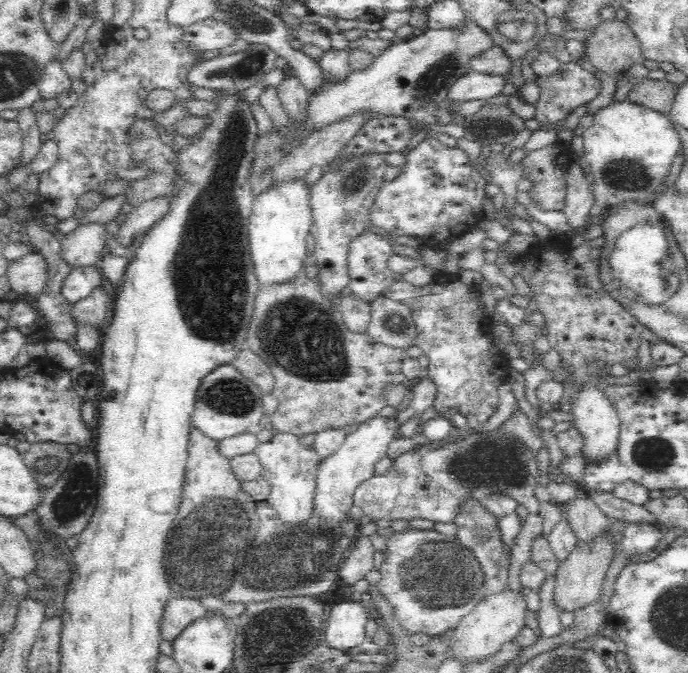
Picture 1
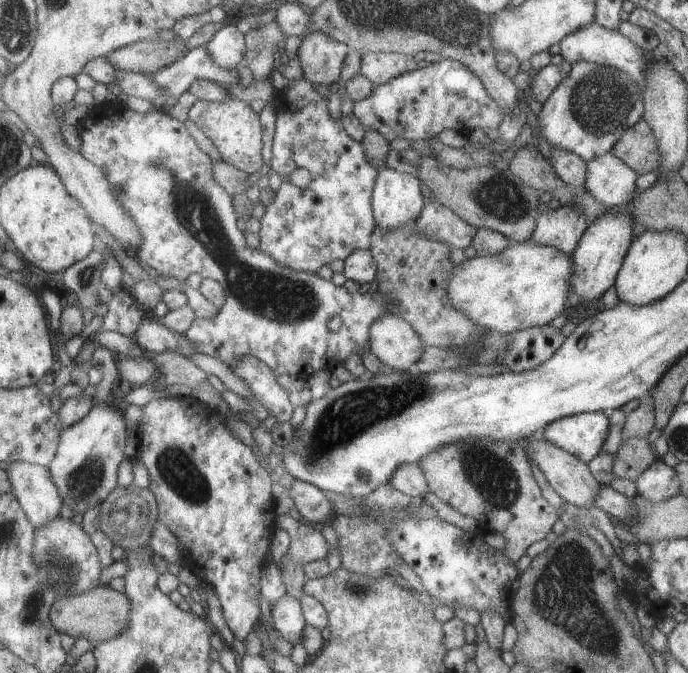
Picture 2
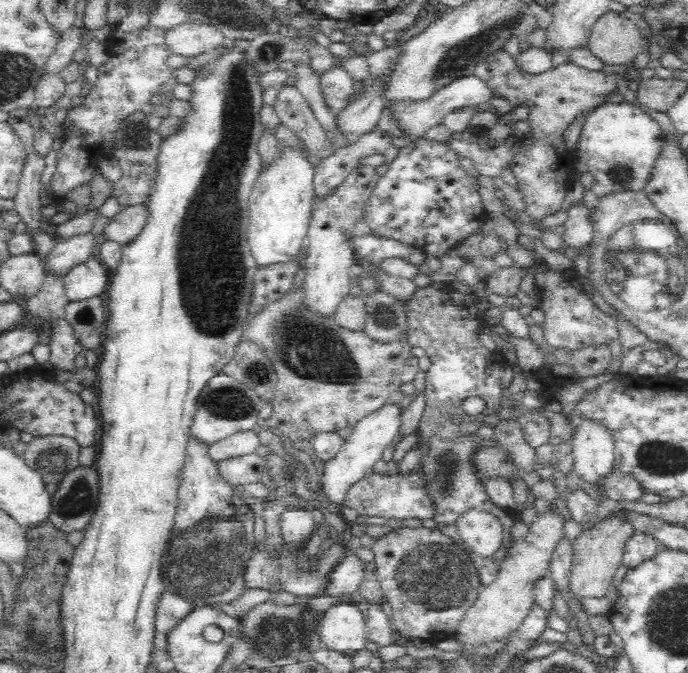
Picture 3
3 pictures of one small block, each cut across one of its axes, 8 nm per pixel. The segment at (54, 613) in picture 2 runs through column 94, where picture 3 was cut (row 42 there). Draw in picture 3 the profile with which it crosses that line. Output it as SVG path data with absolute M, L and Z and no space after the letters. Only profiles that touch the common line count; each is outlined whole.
M608 9L593 22L588 50L604 63L621 65L634 60L643 41L636 23Z

